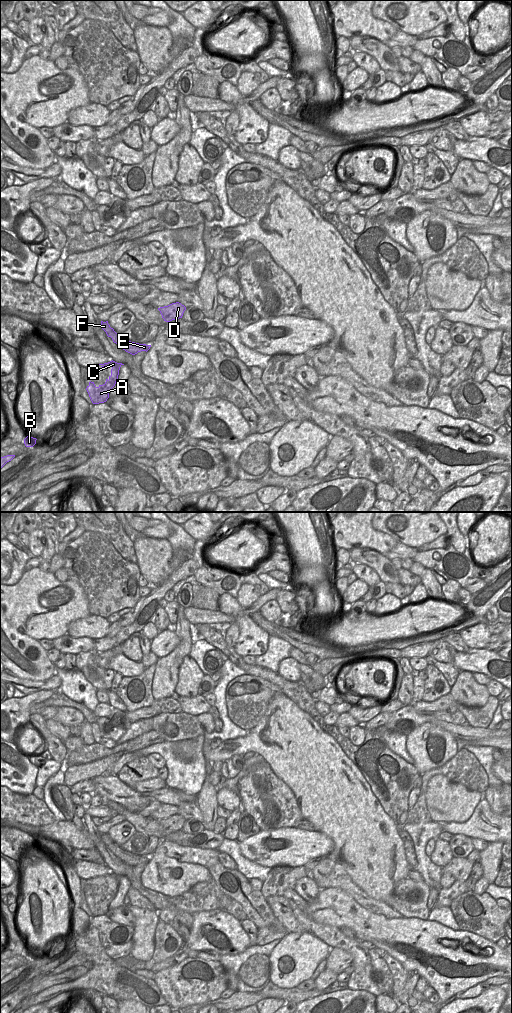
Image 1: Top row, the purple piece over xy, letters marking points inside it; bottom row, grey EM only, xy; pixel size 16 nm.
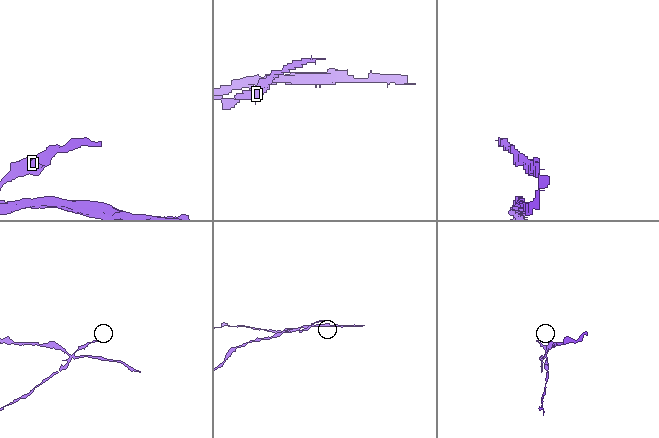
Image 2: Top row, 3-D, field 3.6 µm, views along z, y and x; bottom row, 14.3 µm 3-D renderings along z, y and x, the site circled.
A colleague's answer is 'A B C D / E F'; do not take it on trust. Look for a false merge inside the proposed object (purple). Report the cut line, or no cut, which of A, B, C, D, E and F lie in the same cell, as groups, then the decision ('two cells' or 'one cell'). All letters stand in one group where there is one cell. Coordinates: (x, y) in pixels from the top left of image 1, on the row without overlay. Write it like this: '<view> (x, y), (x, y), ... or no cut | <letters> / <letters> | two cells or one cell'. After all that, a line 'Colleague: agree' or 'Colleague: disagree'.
xy (134, 854), (133, 860), (129, 864) | A B C D / E F | two cells
Colleague: agree

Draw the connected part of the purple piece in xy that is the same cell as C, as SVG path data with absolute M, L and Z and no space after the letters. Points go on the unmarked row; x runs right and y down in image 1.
M110 873L108 875L99 876L101 879L111 879L111 887L103 897L95 898L94 894L89 894L86 902L93 916L104 915L109 910L111 901L115 898L118 891L120 879L124 876Z

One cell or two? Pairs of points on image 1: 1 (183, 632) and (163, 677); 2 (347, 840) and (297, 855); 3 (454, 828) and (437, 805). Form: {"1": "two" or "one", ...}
{"1": "one", "2": "two", "3": "two"}

